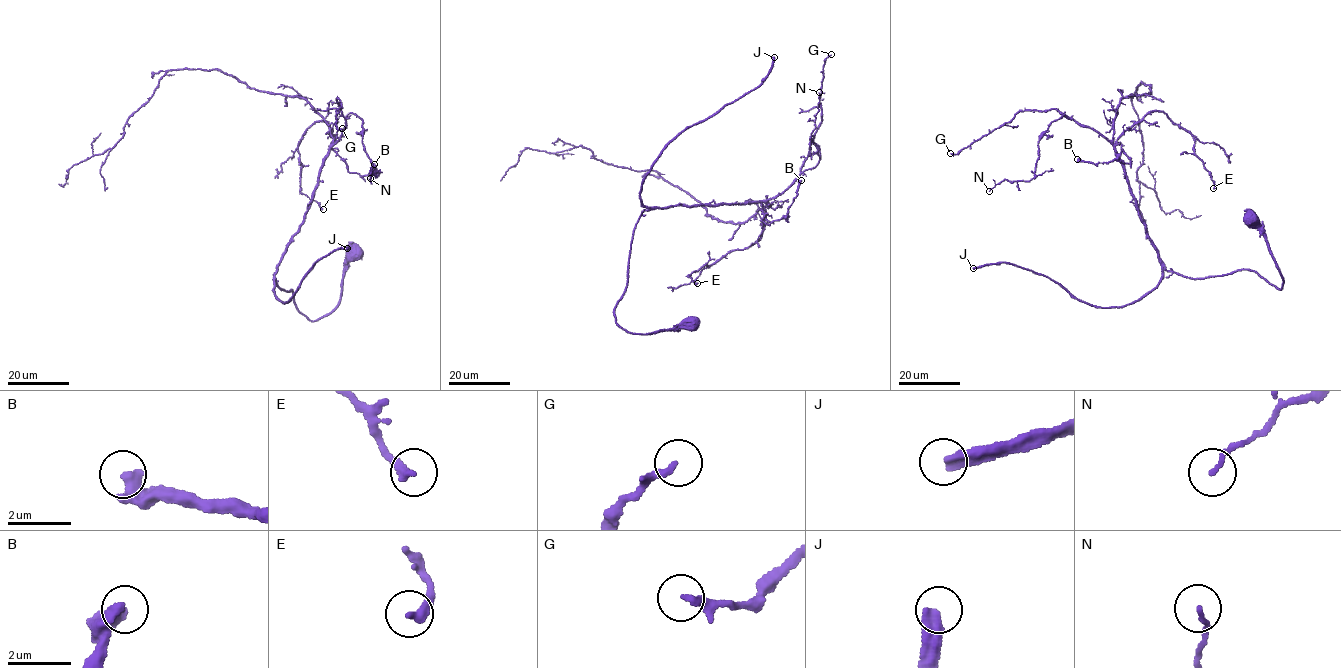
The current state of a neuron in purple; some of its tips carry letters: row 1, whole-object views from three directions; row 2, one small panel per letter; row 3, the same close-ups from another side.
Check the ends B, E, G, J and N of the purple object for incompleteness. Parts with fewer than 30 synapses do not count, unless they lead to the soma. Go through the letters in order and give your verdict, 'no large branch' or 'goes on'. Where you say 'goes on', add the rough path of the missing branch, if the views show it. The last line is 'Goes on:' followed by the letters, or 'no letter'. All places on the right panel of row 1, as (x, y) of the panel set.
B: no large branch
E: no large branch
G: no large branch
J: goes on
N: no large branch
Goes on: J

